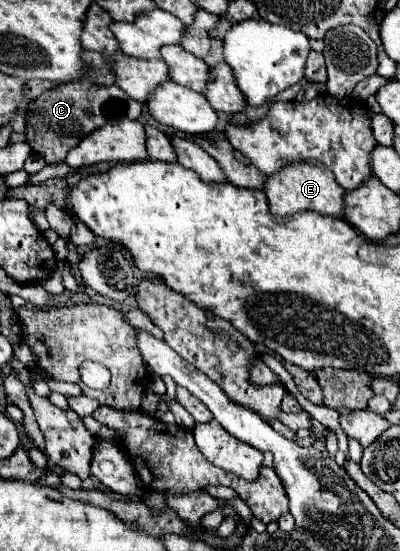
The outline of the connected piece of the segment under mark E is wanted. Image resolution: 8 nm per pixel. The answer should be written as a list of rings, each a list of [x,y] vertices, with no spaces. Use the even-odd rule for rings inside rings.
[[[300,161],[290,163],[282,171],[268,177],[264,185],[264,193],[268,197],[270,211],[278,217],[286,217],[298,211],[316,211],[320,215],[332,215],[332,217],[344,217],[344,195],[346,189],[336,183],[332,177],[332,171],[326,165],[312,163],[312,161]]]

